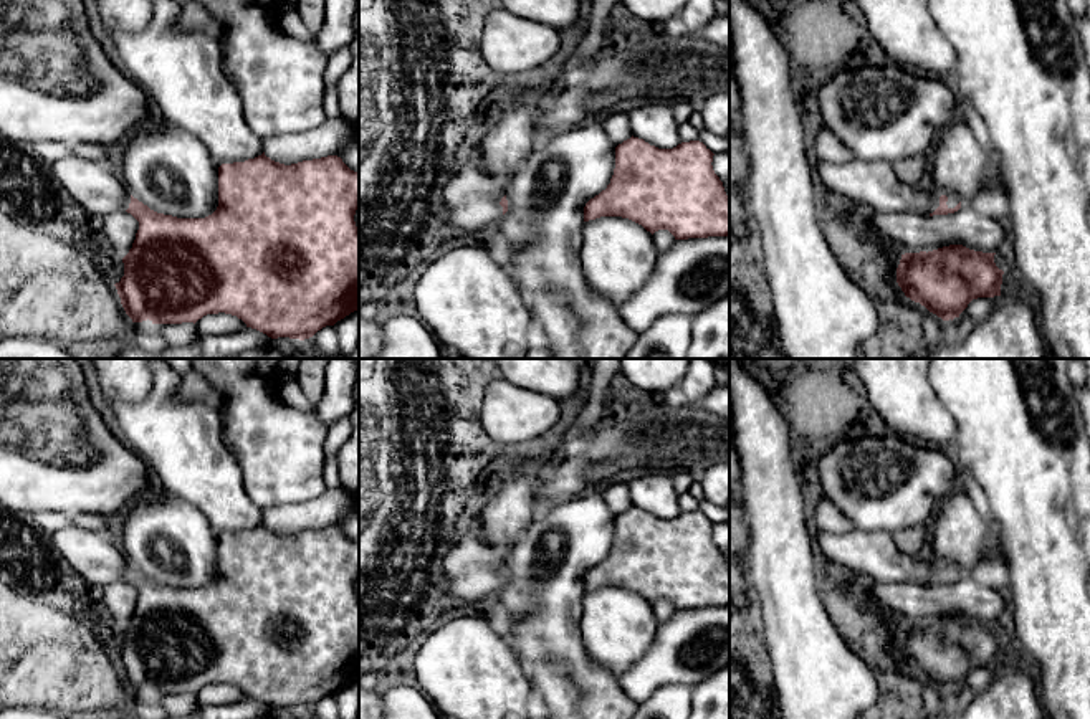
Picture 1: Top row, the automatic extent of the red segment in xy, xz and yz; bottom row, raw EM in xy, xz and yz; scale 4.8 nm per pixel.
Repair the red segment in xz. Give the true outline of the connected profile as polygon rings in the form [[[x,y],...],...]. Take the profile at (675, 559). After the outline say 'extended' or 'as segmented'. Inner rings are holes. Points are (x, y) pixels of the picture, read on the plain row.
[[[630,507],[615,517],[610,554],[584,577],[584,592],[622,587],[642,595],[652,605],[668,600],[675,610],[729,607],[729,567],[713,540],[713,522],[700,511],[658,519]]]; as segmented

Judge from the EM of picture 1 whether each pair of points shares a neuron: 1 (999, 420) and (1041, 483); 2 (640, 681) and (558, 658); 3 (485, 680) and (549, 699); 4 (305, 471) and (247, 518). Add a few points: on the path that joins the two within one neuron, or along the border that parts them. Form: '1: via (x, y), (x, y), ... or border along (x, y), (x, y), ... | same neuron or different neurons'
1: via (1014, 435), (1027, 448), (1036, 468) | same neuron
2: border along (617, 676), (619, 686), (634, 701) | different neurons
3: border along (520, 658), (536, 701) | different neurons
4: border along (240, 473), (245, 495), (262, 511) | different neurons

